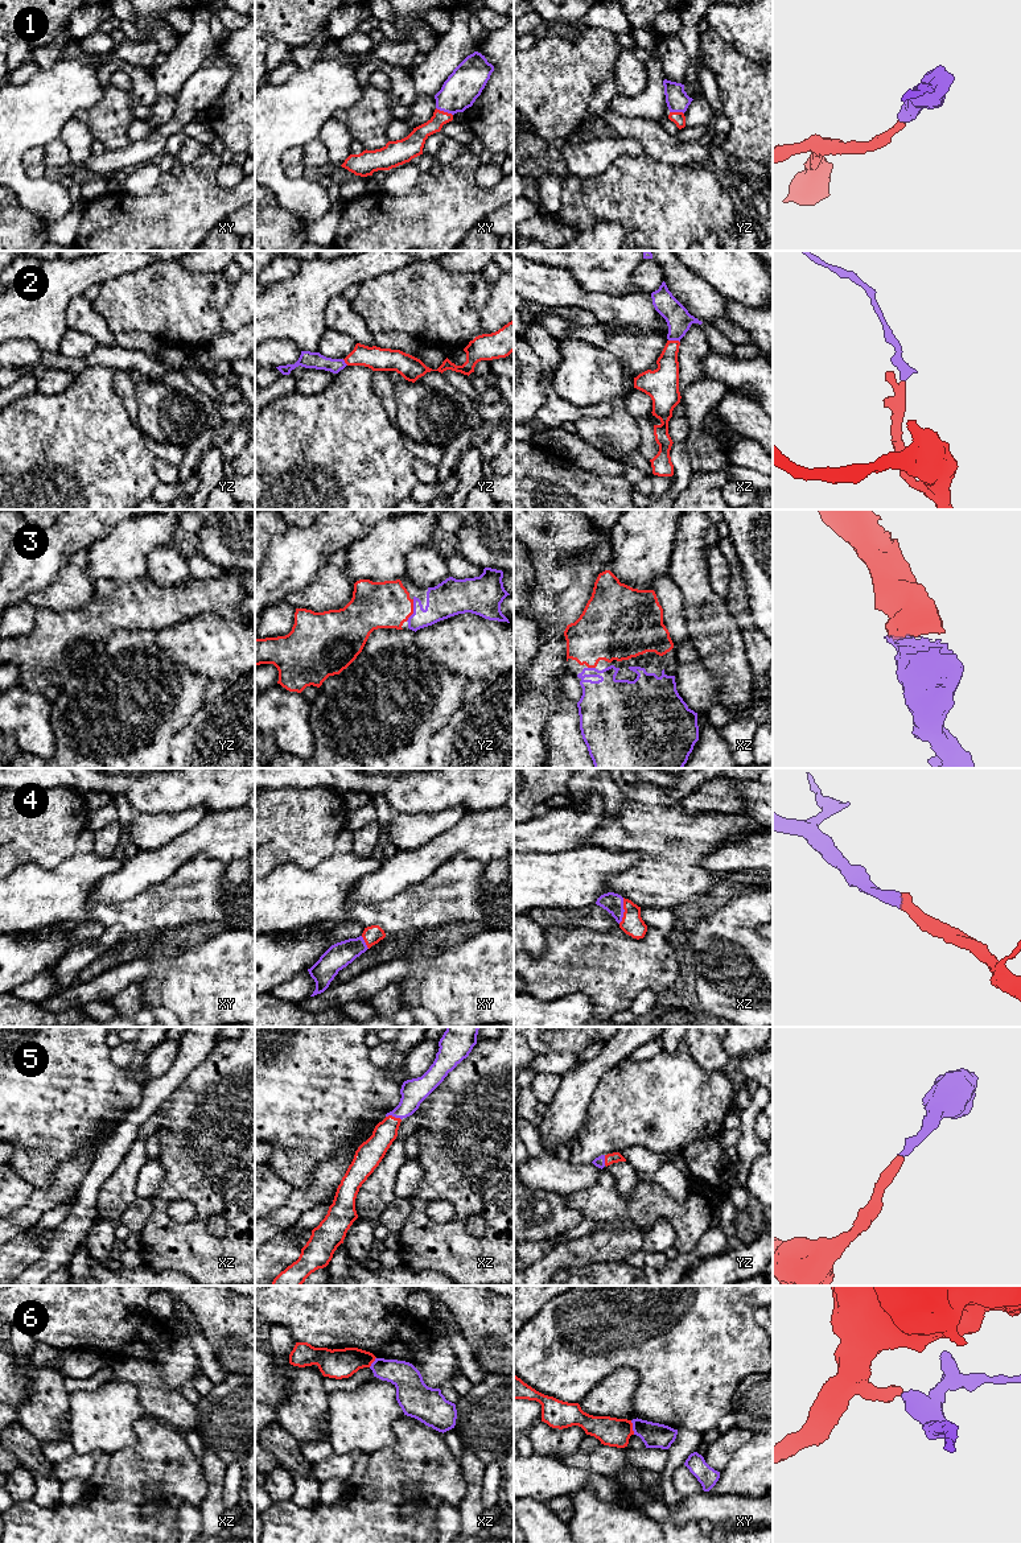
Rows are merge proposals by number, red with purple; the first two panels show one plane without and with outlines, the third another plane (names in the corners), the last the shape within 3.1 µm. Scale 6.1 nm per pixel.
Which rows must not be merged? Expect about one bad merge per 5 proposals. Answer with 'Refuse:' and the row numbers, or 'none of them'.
Refuse: 6

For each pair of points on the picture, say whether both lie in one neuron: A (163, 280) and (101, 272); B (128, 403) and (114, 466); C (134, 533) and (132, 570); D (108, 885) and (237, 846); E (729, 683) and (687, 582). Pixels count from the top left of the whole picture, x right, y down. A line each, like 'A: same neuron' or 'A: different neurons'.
A: different neurons
B: different neurons
C: same neuron
D: same neuron
E: same neuron

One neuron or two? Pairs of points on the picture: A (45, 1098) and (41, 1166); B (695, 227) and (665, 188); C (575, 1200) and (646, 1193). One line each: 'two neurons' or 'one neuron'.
A: one neuron
B: one neuron
C: one neuron

